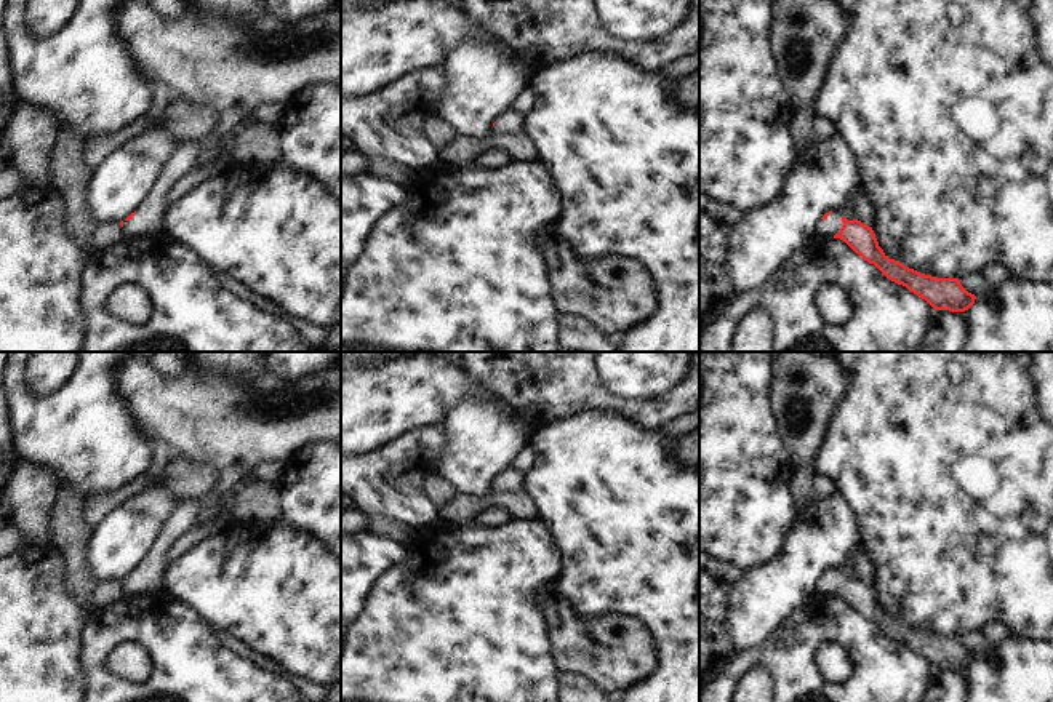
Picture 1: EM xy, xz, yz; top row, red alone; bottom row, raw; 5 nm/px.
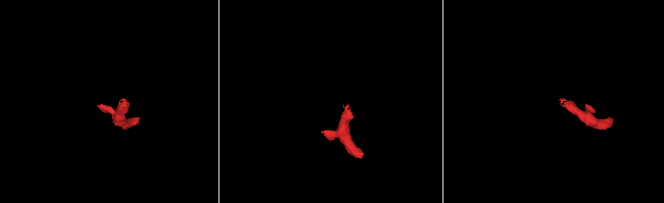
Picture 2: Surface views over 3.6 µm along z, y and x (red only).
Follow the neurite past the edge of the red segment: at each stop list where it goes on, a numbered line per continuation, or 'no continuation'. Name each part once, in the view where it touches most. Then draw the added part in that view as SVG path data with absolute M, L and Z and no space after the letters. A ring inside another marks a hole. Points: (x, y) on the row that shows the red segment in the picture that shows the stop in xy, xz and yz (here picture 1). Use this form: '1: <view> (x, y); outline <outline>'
1: yz (831, 226); outline M832 211L824 221L818 224L818 237L834 237L835 233L840 232L843 222L842 222L842 213L840 211Z

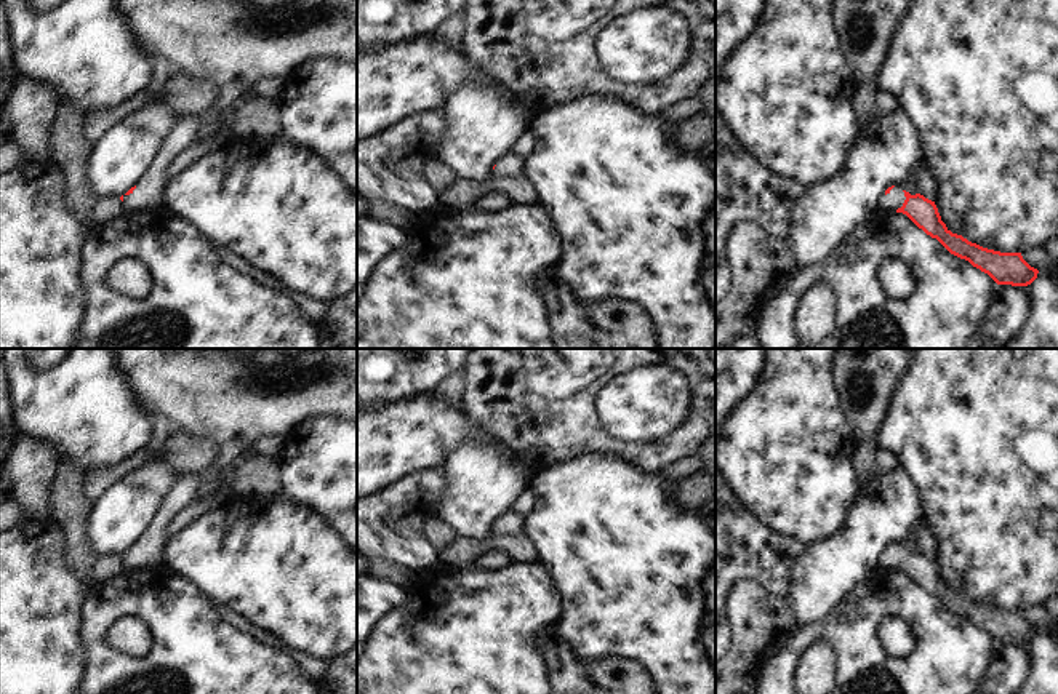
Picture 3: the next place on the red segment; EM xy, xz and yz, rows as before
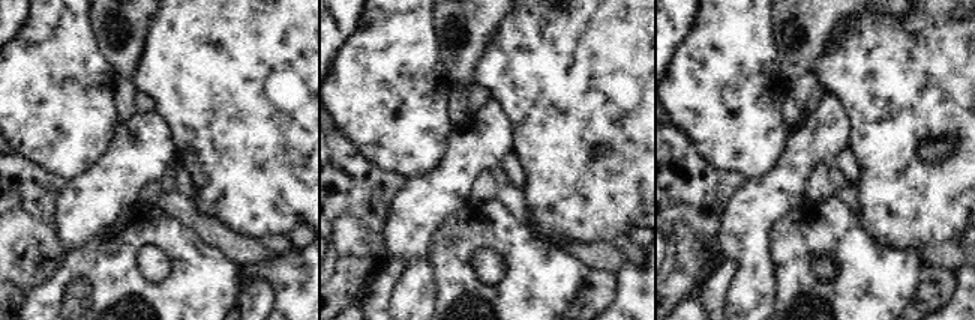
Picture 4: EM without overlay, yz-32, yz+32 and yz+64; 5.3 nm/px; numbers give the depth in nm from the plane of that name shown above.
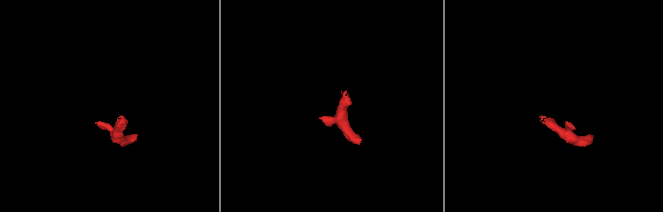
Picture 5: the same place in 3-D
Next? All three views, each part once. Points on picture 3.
1: yz (893, 200); outline M895 185L887 195L880 198L880 211L896 211L898 208L903 206L906 197L904 197L904 187L903 185Z

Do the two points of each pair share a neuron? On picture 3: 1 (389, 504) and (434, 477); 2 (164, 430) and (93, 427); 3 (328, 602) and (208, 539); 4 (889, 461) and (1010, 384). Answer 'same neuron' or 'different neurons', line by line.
1: same neuron
2: different neurons
3: same neuron
4: different neurons

